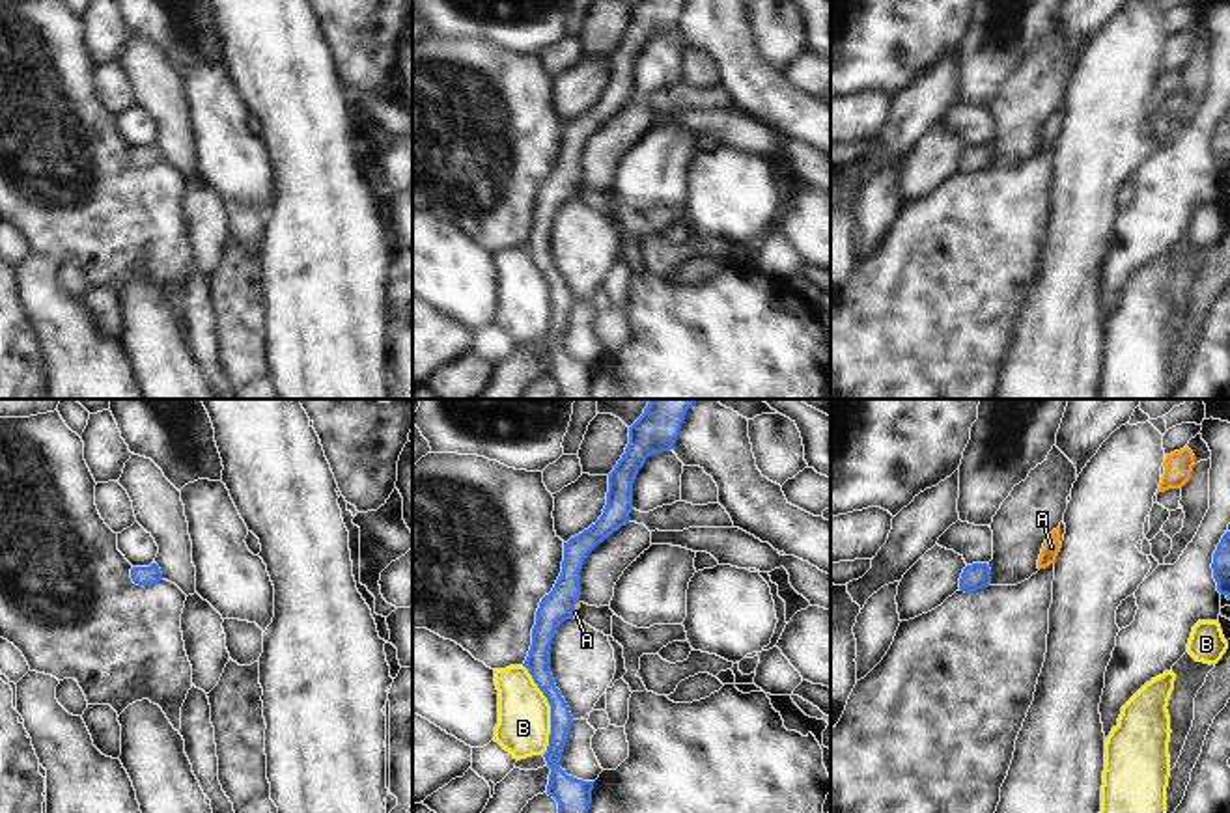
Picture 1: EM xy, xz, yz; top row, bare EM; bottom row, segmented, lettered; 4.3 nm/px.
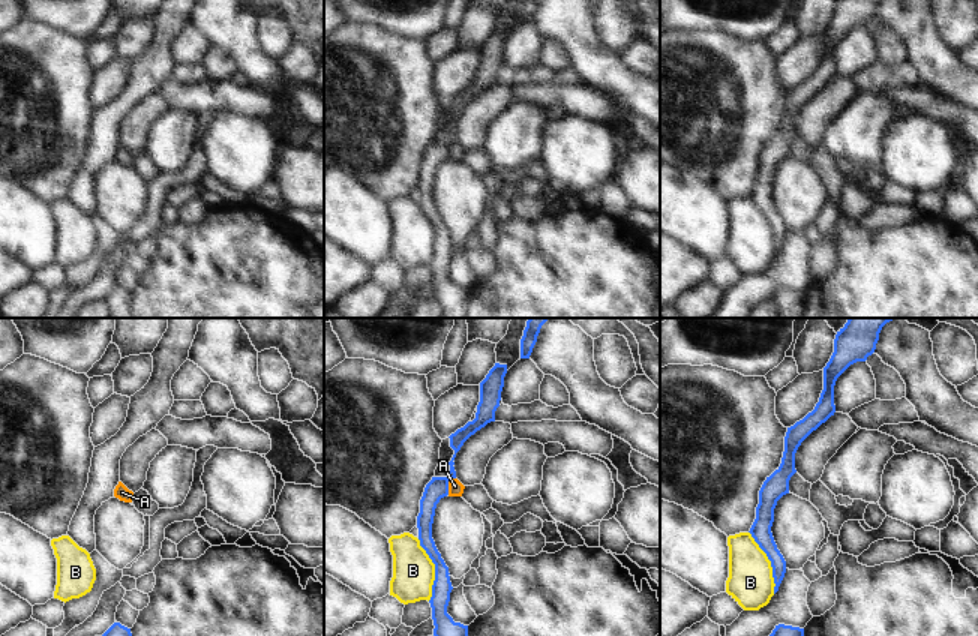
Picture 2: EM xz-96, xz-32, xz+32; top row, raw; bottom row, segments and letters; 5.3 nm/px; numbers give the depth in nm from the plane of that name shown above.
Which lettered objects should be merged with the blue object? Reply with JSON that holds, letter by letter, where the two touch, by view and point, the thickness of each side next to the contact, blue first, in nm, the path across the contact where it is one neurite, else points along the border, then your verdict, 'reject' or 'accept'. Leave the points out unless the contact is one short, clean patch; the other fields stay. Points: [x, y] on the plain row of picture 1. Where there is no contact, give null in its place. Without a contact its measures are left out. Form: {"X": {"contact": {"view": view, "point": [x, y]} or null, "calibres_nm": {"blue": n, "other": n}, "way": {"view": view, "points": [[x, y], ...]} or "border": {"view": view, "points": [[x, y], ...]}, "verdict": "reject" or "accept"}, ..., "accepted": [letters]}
{"A": {"contact": {"view": "xz", "point": [573, 191]}, "calibres_nm": {"blue": 140, "other": 30}, "border": {"view": "xz", "points": [[579, 183], [572, 198]]}, "verdict": "reject"}, "B": {"contact": {"view": "xz", "point": [551, 291]}, "calibres_nm": {"blue": 110, "other": 220}, "verdict": "reject"}, "accepted": []}

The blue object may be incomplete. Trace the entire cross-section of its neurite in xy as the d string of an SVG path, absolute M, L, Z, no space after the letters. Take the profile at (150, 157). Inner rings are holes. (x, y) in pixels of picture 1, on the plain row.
M151 145L149 149L133 149L131 160L138 168L153 168L162 162L162 155L157 145Z

